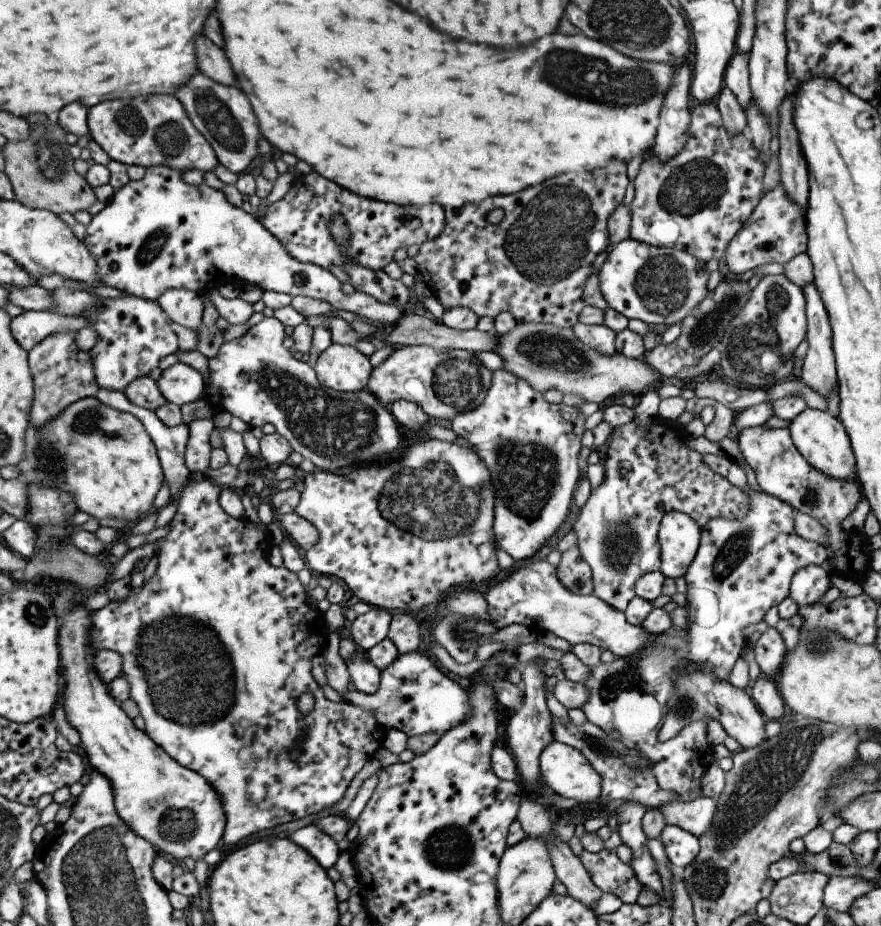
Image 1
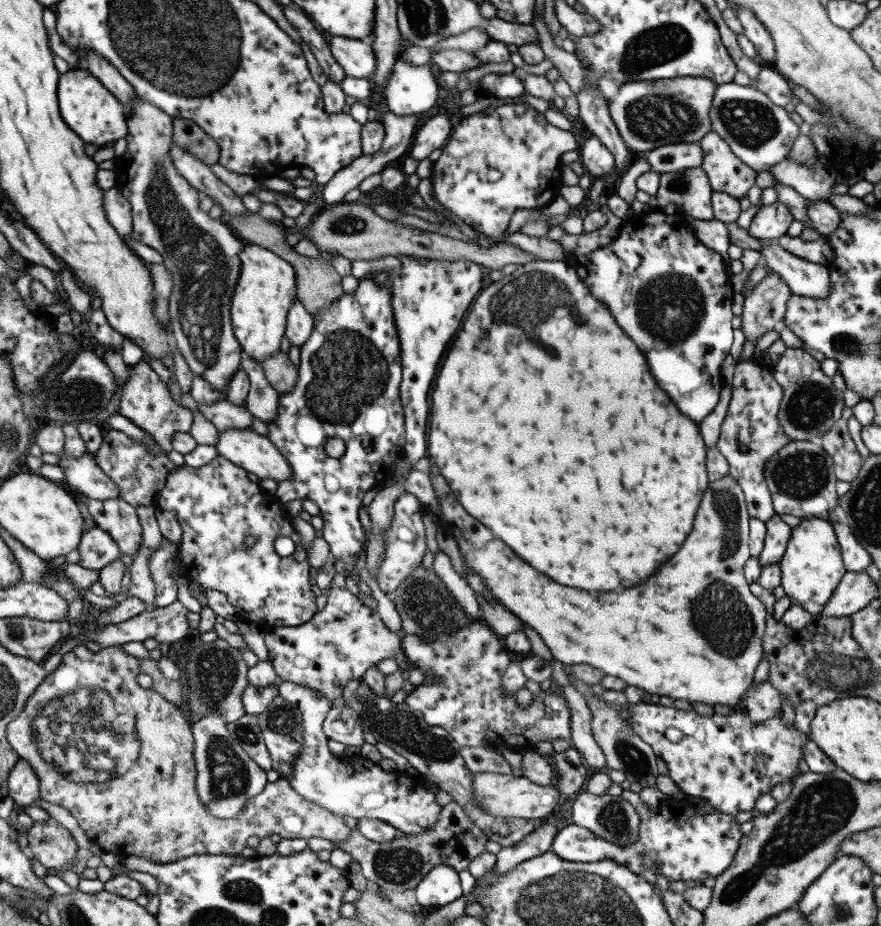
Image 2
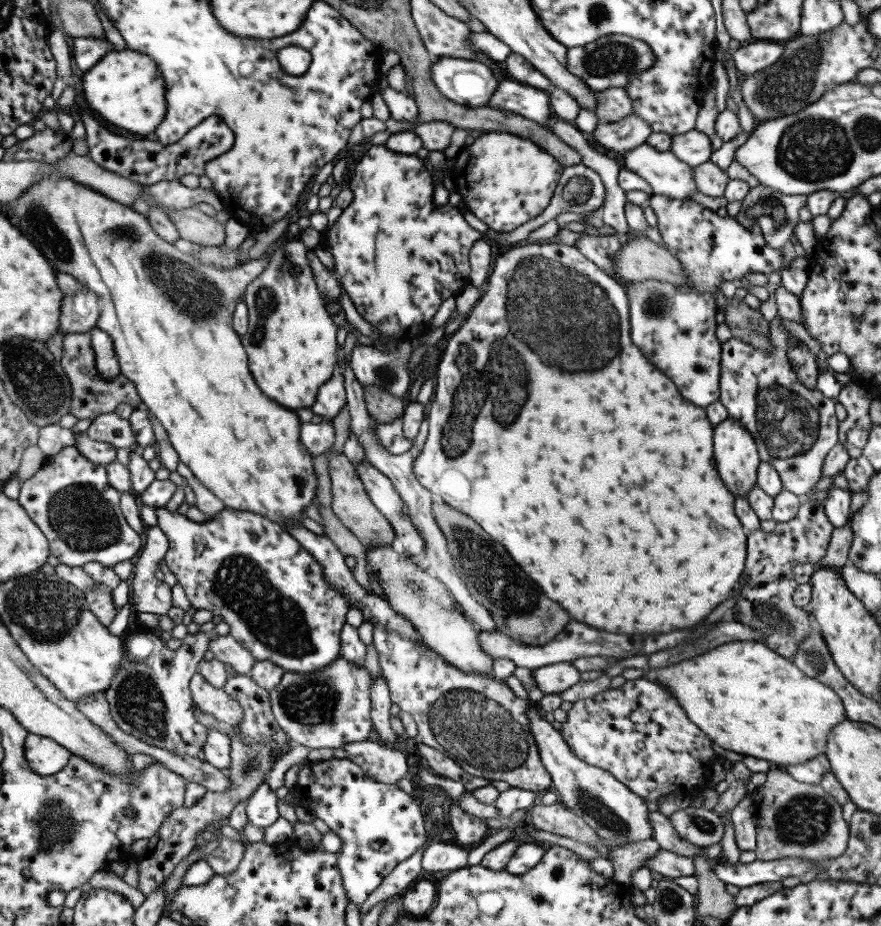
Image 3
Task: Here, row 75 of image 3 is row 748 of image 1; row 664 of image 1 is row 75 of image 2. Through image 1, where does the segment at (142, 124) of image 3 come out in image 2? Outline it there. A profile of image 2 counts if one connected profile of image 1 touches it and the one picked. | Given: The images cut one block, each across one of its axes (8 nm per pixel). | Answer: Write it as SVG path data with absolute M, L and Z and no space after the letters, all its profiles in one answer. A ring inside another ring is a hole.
M71 68L68 72L61 74L57 86L57 97L64 122L85 143L94 144L100 148L114 144L128 134L123 104L87 69Z

